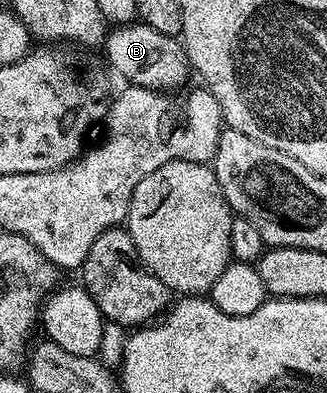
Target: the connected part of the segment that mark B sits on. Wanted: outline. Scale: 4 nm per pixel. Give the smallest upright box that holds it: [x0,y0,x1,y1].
[103,22,191,90]

